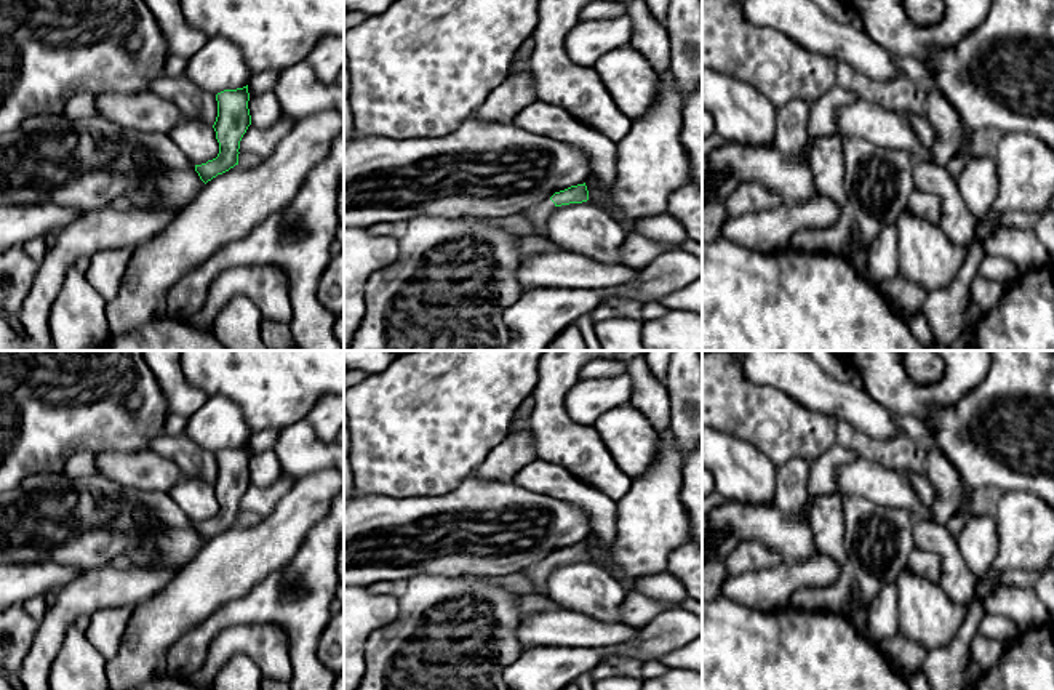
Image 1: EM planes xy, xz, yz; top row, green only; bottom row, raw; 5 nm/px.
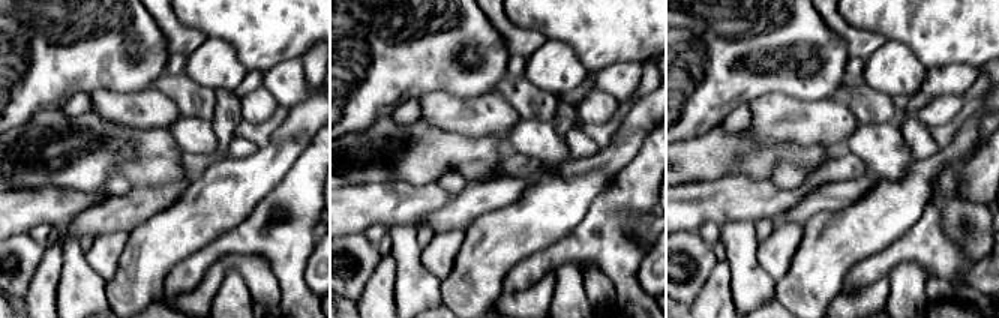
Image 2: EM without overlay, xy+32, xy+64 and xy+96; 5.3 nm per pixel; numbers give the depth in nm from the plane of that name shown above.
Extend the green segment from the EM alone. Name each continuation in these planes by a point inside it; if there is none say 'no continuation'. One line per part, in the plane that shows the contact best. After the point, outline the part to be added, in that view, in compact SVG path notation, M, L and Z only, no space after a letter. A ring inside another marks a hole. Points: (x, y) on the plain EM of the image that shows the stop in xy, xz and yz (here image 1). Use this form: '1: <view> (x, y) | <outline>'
1: xz (538, 573) | M549 557L541 564L536 564L528 570L525 570L525 575L534 581L534 592L549 596L545 589L545 578L553 567L555 567L555 562Z

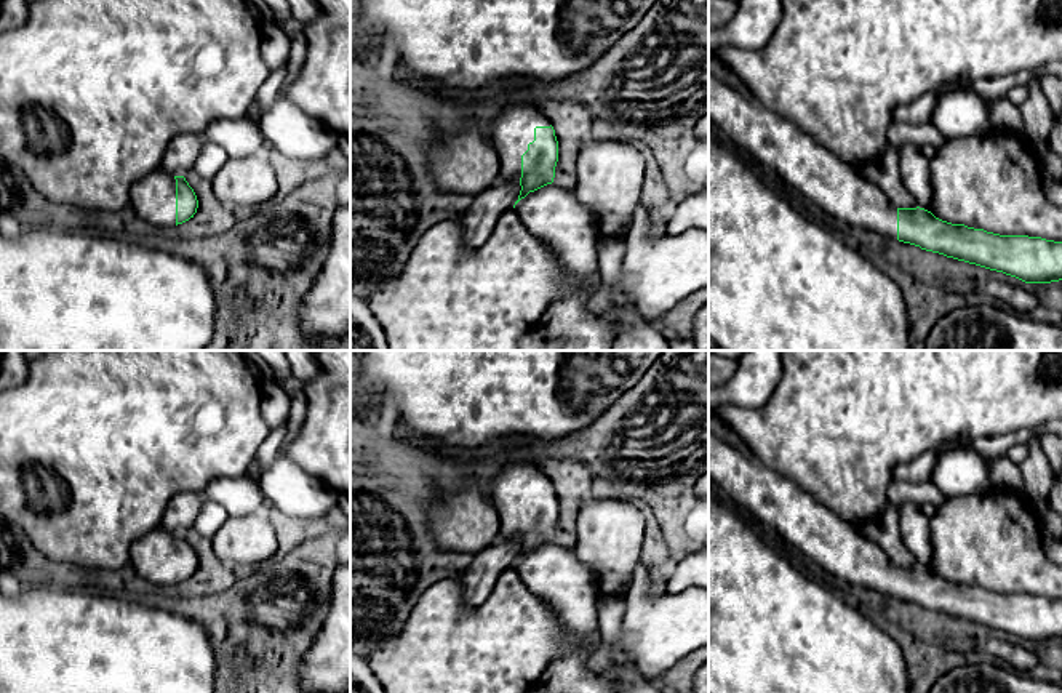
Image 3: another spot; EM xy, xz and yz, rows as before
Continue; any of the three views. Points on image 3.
1: xz (512, 485) | M509 461L485 469L491 479L486 493L501 519L497 539L510 541L521 536L521 514L534 499L536 485L550 485L550 479L534 463Z

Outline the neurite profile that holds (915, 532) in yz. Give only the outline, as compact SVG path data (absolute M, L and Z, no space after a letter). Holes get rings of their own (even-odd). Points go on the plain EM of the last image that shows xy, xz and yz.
M908 501L899 506L899 522L904 544L916 559L920 567L931 570L932 546L929 517L923 514L920 504Z

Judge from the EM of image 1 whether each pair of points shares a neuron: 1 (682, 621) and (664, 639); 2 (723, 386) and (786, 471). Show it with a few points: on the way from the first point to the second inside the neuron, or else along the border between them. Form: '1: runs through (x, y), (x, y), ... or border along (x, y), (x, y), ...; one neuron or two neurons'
1: runs through (677, 626), (669, 634); one neuron
2: border along (811, 460), (790, 457), (778, 468); two neurons

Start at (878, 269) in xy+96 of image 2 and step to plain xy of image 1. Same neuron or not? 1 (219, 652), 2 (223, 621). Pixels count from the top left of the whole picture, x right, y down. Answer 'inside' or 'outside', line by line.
1: outside
2: inside

